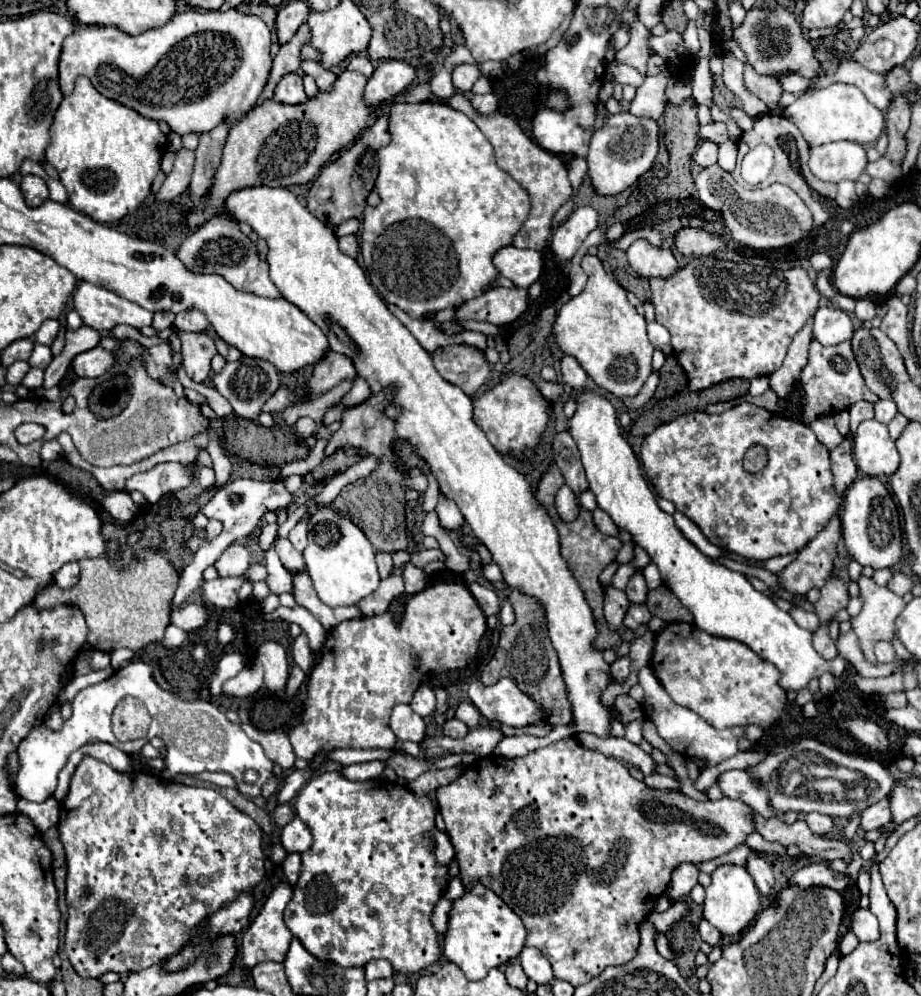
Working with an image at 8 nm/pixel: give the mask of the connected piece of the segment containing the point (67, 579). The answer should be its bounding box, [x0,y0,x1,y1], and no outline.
[55,562,79,590]

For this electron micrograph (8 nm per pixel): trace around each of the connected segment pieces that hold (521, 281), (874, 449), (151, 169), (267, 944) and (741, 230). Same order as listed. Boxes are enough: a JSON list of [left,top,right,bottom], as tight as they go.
[[493,246,543,286],[853,420,899,476],[47,78,167,224],[239,882,293,970],[695,164,813,250]]

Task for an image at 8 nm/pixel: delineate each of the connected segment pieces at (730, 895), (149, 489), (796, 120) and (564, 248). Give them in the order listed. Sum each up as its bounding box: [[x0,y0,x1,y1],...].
[[703,864,761,936],[123,464,193,504],[783,84,885,146],[551,206,597,262]]

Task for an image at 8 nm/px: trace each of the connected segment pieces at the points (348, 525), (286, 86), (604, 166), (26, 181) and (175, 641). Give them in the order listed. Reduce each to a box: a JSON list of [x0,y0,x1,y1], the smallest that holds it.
[[303,506,379,606],[273,72,307,104],[589,112,659,194],[19,174,49,206],[163,624,185,648]]

